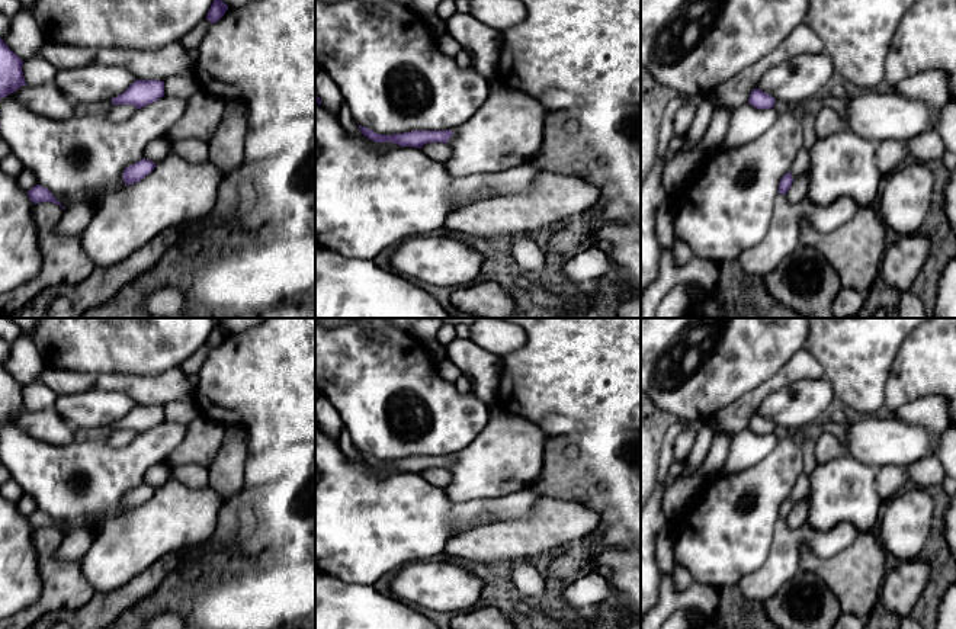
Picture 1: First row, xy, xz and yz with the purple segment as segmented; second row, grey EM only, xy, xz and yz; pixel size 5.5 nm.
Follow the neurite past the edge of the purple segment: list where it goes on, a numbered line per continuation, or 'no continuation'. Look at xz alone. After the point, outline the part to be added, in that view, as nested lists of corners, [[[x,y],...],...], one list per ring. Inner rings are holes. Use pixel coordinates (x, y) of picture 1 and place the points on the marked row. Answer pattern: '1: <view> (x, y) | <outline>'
no continuation

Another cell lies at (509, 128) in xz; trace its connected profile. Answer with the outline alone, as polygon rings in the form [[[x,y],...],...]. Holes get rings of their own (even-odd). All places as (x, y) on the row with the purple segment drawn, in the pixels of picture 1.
[[[497,86],[465,125],[452,129],[446,171],[450,177],[466,177],[529,163],[542,145],[549,112],[538,99]]]

